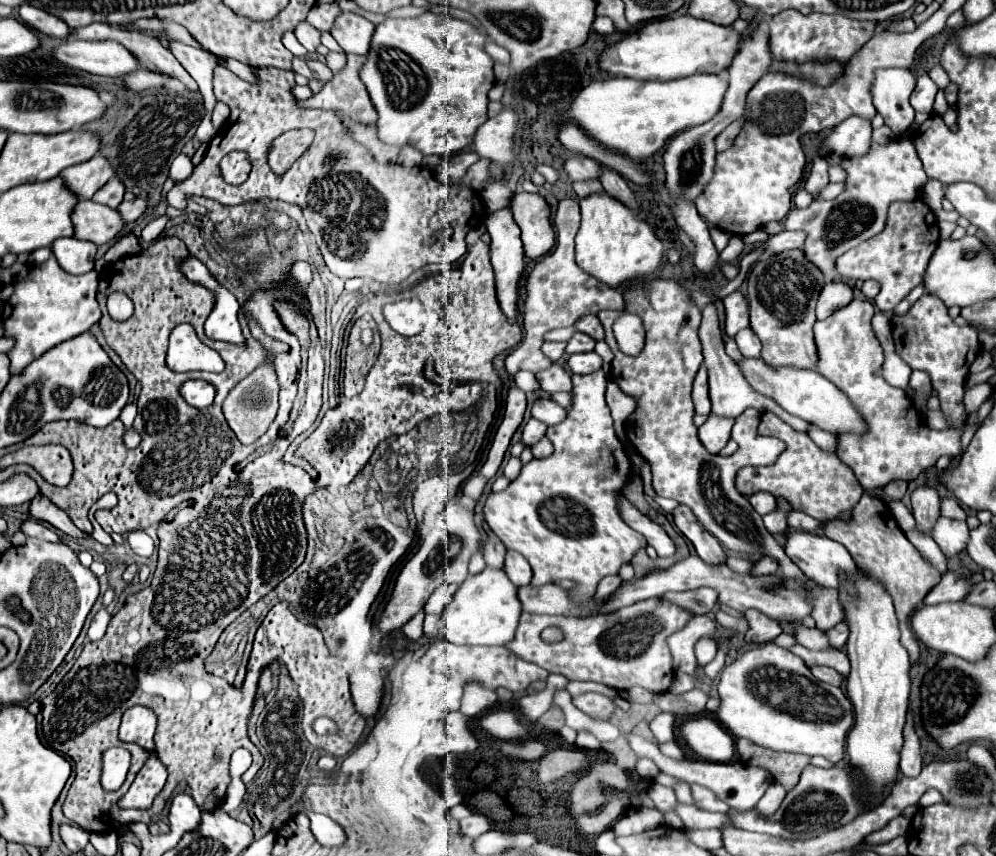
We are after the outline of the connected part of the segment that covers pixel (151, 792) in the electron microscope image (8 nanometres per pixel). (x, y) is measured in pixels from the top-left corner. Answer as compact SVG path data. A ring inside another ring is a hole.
M151 757L145 763L145 767L137 773L137 777L135 777L133 785L129 787L129 791L121 797L119 807L121 809L149 809L155 797L157 797L157 793L163 789L165 779L167 779L165 765Z

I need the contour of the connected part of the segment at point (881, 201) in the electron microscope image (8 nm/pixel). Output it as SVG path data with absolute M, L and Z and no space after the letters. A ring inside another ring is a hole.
M895 139L889 145L873 143L865 157L841 159L841 163L847 171L847 189L837 199L813 201L807 209L791 209L785 219L785 229L801 229L807 235L801 251L823 271L827 283L837 277L835 259L839 255L883 231L889 203L913 201L927 181L911 139Z

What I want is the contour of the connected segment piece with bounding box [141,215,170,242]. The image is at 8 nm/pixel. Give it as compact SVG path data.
M163 215L158 219L151 221L141 232L141 239L147 242L156 241L164 232L166 223L169 221L167 215Z

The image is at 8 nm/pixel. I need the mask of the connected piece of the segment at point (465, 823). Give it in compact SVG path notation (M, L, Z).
M473 813L473 815L465 817L465 819L461 819L459 825L461 825L461 833L467 835L467 837L473 837L473 839L479 837L481 833L489 831L489 827L491 827L489 819L485 815L481 815L481 813Z

